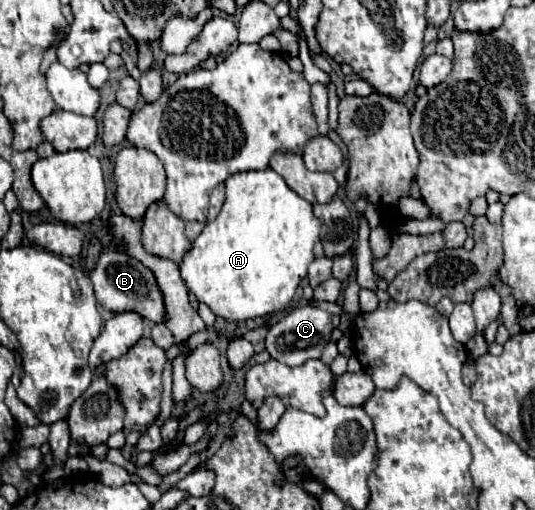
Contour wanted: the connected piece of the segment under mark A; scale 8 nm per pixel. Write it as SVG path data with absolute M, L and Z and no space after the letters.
M271 168L233 174L227 178L227 198L219 216L205 224L203 232L193 242L193 248L185 254L181 262L181 278L189 292L195 294L197 302L207 304L215 316L229 322L241 322L283 310L293 300L299 282L307 276L319 230L321 222L313 216L311 204L295 194Z

